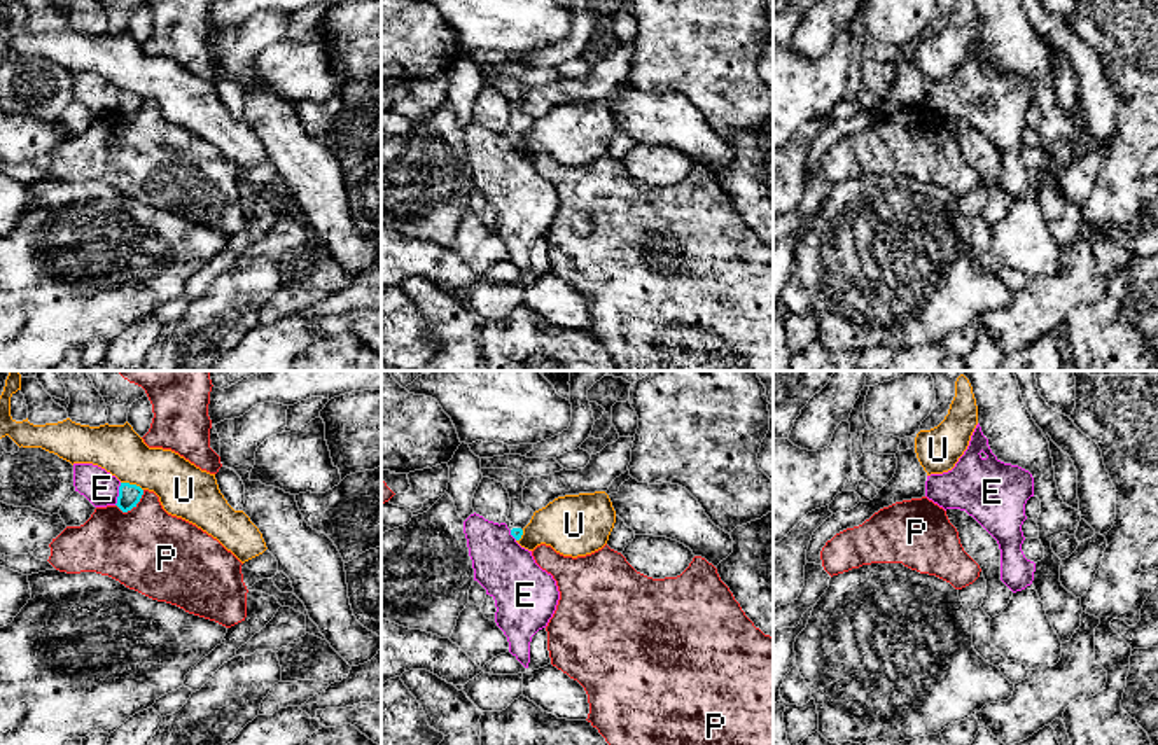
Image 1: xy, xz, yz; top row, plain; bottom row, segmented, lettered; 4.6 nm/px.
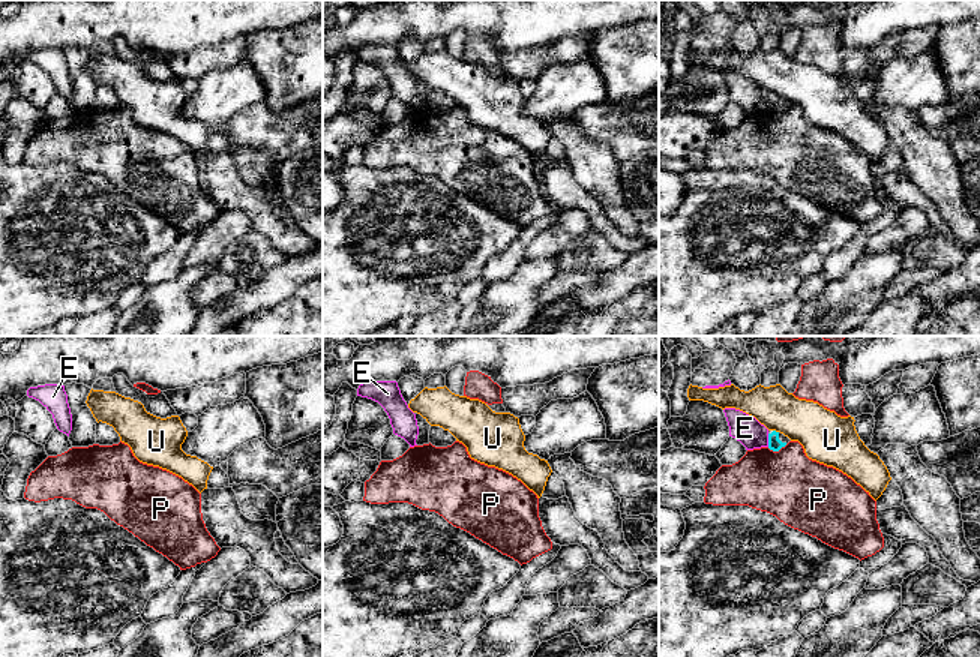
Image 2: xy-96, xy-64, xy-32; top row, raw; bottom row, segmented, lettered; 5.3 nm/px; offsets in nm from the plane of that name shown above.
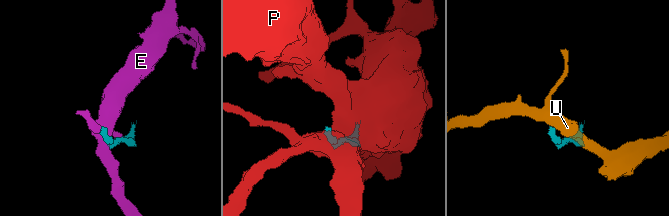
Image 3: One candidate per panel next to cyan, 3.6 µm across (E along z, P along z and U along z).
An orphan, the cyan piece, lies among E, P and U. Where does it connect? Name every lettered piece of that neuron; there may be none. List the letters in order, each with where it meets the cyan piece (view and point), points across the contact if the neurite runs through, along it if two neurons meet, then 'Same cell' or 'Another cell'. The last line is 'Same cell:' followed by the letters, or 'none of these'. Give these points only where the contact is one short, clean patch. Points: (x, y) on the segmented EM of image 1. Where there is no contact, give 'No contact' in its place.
E: Touches cyan at xy (119, 494). Another cell
P: Touches cyan at xy (132, 508). Another cell
U: Touches cyan at xy (132, 485). Boundary: xy (121, 481), (133, 483), (142, 490). Another cell
Same cell: none of these

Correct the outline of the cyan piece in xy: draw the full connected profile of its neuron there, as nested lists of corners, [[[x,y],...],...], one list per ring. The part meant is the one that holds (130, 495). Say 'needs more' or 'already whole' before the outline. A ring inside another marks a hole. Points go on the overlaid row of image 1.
already whole; [[[121,483],[119,486],[119,497],[117,497],[117,507],[122,512],[131,511],[133,507],[136,507],[136,504],[140,502],[143,495],[143,490],[136,484],[129,484],[129,483]]]

